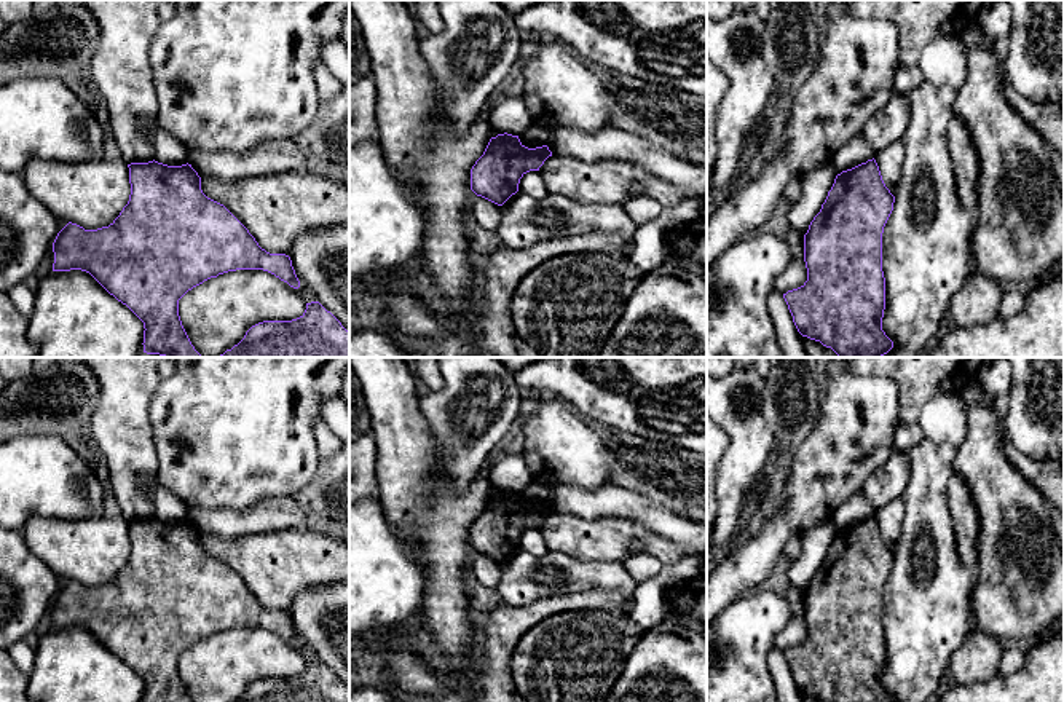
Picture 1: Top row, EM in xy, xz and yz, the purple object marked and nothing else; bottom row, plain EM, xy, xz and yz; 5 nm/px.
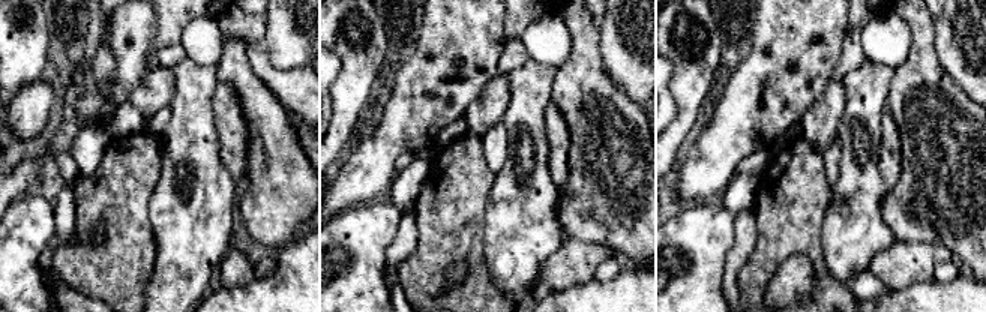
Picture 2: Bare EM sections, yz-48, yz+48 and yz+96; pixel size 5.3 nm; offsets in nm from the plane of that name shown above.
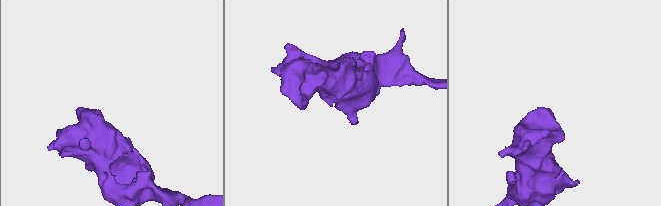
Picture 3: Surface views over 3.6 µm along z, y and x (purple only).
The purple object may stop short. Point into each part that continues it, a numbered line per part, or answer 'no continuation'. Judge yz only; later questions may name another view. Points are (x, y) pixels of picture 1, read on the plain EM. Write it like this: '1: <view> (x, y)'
no continuation

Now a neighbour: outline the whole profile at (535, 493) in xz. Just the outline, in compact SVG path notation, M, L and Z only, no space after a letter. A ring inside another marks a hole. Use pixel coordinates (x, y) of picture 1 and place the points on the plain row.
M533 482L533 483L526 485L518 493L522 503L525 503L528 506L536 506L536 504L546 503L549 495L550 495L550 488L547 485L539 483L539 482Z

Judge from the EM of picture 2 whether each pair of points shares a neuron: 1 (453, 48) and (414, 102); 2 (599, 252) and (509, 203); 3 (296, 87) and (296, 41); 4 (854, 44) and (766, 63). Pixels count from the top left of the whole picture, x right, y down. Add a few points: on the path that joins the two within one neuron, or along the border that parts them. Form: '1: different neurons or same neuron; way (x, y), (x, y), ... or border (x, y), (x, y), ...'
1: same neuron; way (450, 62), (425, 89)
2: different neurons; border (565, 237), (541, 264)
3: different neurons; border (266, 48), (269, 60), (279, 69), (303, 68)
4: different neurons; border (848, 32), (841, 59), (829, 80)

